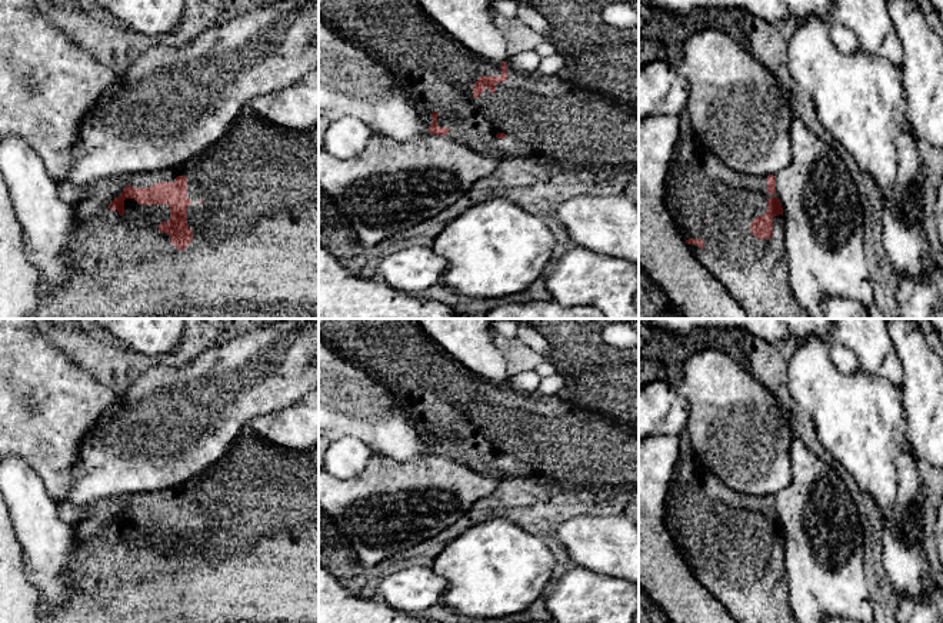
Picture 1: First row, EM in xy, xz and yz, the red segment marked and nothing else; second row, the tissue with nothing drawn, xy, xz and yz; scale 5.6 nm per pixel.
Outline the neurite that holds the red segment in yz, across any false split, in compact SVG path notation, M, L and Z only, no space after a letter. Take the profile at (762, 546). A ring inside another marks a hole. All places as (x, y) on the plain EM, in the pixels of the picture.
M686 430L679 434L679 444L666 520L690 572L737 623L797 623L789 604L784 534L776 514L776 496L744 494L726 486L699 460Z

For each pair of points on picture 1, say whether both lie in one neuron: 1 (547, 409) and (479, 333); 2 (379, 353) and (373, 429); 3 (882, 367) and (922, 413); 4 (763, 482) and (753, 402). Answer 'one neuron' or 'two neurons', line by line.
1: two neurons
2: two neurons
3: one neuron
4: one neuron

